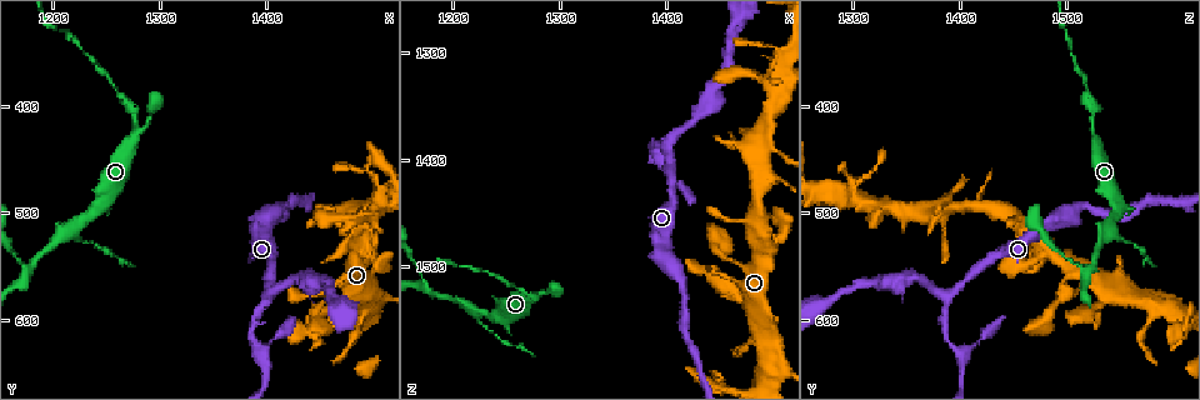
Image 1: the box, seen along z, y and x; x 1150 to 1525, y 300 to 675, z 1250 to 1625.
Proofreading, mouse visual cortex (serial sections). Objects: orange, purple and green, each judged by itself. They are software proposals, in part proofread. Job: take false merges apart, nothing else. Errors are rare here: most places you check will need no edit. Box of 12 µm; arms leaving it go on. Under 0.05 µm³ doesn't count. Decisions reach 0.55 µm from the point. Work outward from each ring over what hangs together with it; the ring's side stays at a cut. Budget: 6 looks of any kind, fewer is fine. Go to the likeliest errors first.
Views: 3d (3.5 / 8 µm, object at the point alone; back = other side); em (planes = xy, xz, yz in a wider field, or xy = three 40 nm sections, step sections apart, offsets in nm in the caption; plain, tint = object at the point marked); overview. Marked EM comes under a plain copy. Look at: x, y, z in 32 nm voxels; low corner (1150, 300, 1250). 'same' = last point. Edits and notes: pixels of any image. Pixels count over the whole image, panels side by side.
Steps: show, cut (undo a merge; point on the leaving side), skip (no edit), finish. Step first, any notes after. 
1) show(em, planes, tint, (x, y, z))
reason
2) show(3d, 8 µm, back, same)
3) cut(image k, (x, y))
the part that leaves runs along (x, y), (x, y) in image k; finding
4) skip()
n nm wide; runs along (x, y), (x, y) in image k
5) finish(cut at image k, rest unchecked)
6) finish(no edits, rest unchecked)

show(3d, 3.5 µm, (1280, 424, 1524))

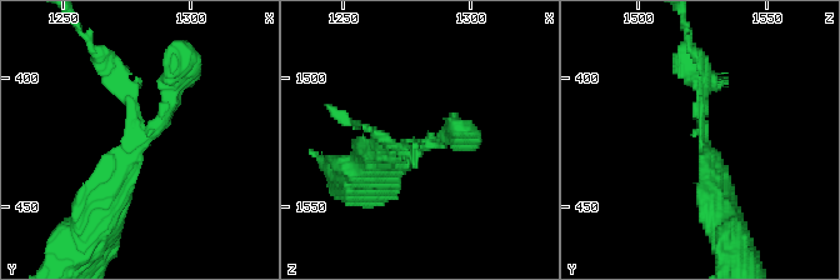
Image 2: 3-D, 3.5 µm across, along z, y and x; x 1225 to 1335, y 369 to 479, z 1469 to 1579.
show(em, xy, step 3, tint, (1280, 423, 1527))

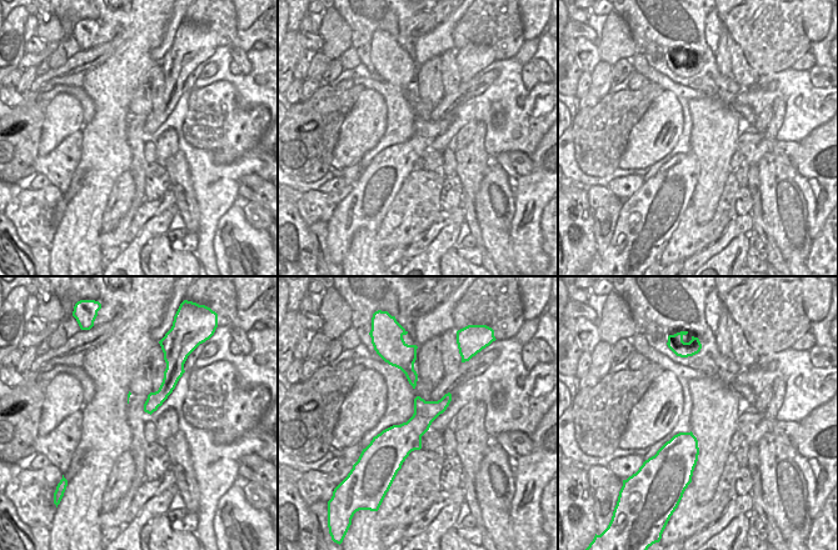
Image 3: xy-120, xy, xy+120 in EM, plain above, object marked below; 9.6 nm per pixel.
skip()
runs along (171, 376), (165, 390), (148, 409) in image 3; all the same cell

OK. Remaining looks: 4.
show(3d, 3.5 µm, (1172, 554, 1518))

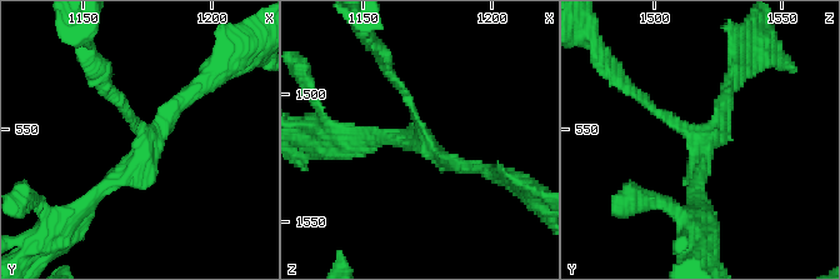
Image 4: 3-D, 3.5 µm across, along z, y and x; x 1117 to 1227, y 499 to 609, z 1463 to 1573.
show(em, xy, step 1, tint, (1175, 555, 1520))
now the EM

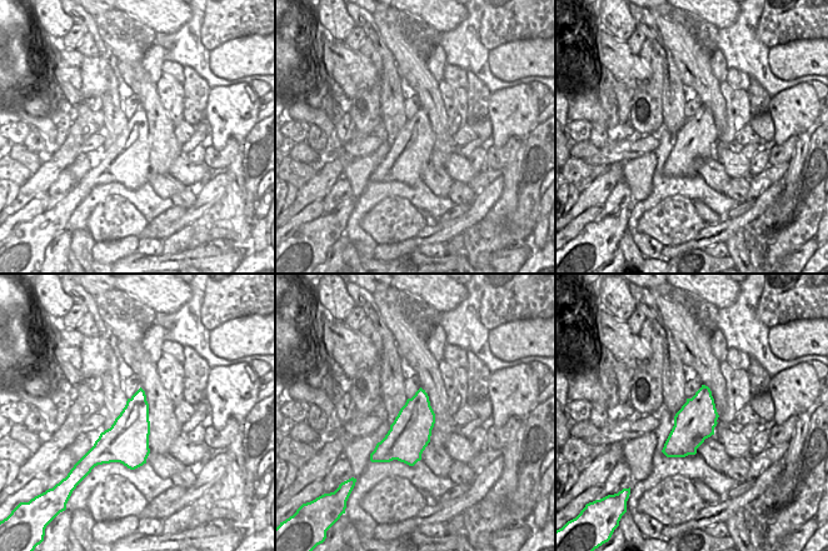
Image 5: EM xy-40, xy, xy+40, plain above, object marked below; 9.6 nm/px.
skip()
400 nm wide; runs along (480, 169), (426, 146), (396, 83) in image 4; one cell here

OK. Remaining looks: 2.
finish(no edits, rest unchecked)

